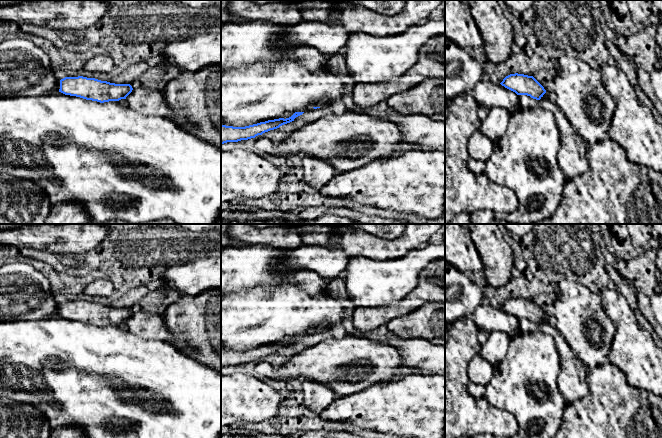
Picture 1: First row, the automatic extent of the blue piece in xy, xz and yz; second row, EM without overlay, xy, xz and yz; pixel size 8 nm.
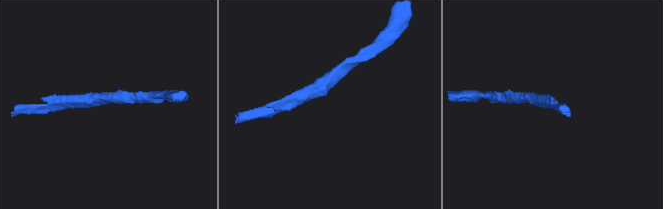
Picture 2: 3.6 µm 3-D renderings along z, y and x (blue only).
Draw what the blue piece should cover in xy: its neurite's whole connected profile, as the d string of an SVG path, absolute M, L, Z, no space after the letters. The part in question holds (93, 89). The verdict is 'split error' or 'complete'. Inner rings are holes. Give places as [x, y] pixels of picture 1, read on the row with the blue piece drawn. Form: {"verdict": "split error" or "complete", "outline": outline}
{"verdict": "complete", "outline": "M78 76L61 79L59 92L104 103L126 99L132 90L130 84L115 84L95 78Z"}

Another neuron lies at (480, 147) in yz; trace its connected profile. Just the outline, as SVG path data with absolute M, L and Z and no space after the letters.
M479 130L475 131L468 141L470 158L486 162L491 154L494 143Z

